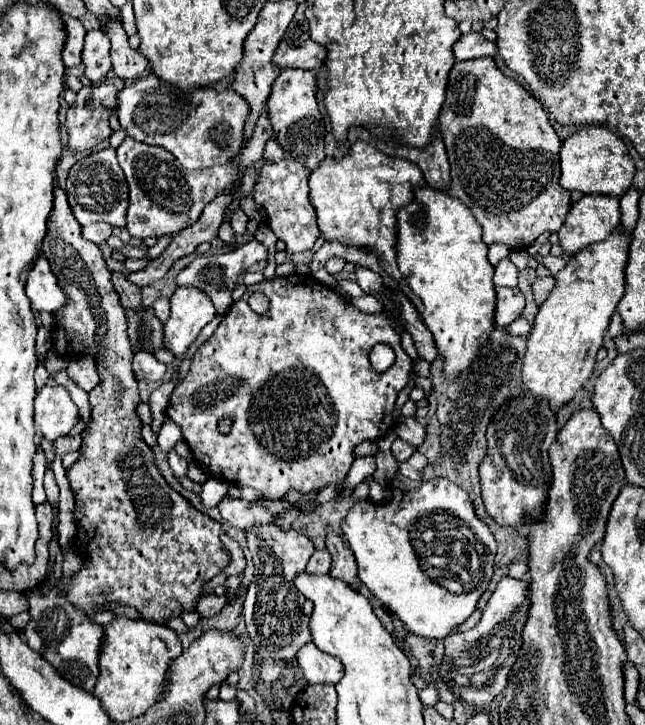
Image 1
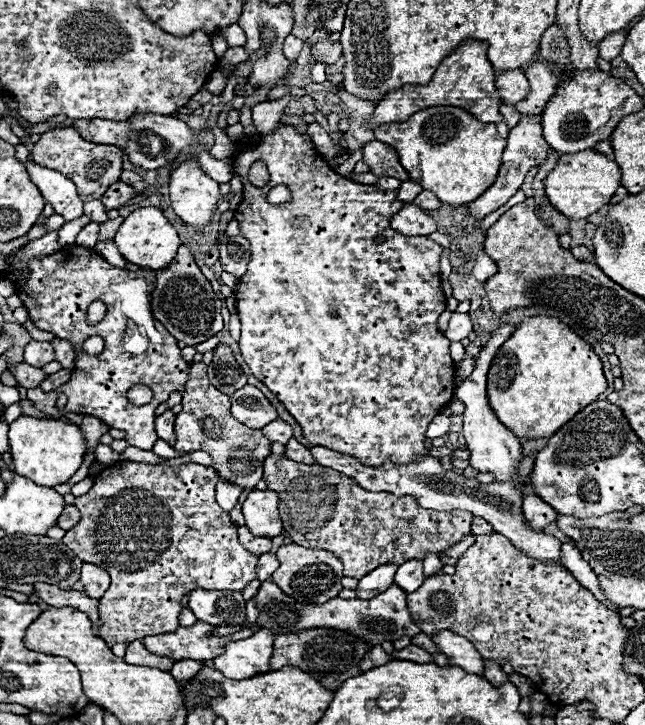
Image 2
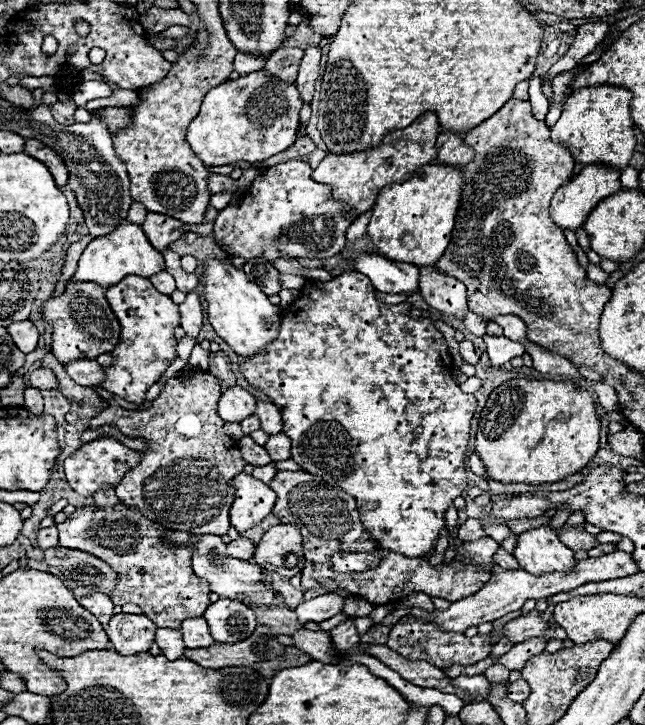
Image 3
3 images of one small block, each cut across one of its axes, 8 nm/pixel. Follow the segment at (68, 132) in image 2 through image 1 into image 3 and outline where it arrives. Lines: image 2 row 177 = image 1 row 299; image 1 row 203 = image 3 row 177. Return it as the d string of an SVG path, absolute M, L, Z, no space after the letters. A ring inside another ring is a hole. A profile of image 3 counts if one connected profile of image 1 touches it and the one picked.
M26 140L24 152L30 154L32 158L44 162L48 166L48 170L52 172L52 176L54 176L54 180L56 180L58 186L64 186L68 182L68 170L64 166L62 158L52 148L48 148L46 144L42 144L40 140Z

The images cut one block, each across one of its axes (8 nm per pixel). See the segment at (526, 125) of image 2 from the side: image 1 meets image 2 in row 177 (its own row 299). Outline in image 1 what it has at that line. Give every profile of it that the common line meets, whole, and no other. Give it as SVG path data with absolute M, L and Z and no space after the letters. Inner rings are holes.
M496 288L496 324L508 326L524 312L526 300L518 288Z

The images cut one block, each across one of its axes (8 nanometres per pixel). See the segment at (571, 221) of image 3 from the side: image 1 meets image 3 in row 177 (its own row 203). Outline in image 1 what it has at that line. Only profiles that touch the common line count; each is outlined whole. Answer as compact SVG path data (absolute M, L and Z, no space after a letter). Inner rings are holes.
M584 196L572 204L572 210L558 232L560 248L568 258L594 242L606 240L620 226L620 200L596 196Z

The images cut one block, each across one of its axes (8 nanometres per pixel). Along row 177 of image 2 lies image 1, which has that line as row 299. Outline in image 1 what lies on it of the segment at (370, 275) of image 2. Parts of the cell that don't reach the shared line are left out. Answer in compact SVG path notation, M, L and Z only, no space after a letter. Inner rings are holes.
M292 274L292 276L286 276L286 278L272 278L272 280L264 280L260 284L248 286L248 290L244 292L244 296L230 306L230 310L226 312L226 316L222 320L222 324L218 326L218 330L192 356L190 370L188 370L186 378L176 386L176 390L170 396L170 402L168 402L168 408L166 408L166 416L174 424L180 426L182 436L184 436L184 442L192 450L194 462L208 476L212 476L216 480L222 480L222 482L228 482L228 484L236 484L236 486L250 486L250 488L258 490L262 496L266 496L268 500L282 500L284 502L284 496L286 496L286 492L290 488L298 490L300 494L306 494L306 492L312 492L312 490L322 490L326 484L334 484L336 488L342 486L342 480L344 480L346 472L350 470L350 466L354 462L354 446L360 444L360 442L364 442L364 440L382 438L394 426L392 410L394 410L394 404L396 404L396 398L398 398L400 390L408 384L410 370L412 370L412 360L402 350L400 336L398 336L398 332L394 332L392 322L390 322L390 318L386 314L364 314L364 312L360 312L356 308L346 306L344 298L340 294L336 294L332 288L320 284L314 278L310 282L310 276L308 274L302 274L302 276ZM254 292L264 292L270 298L270 308L268 308L266 314L256 314L256 312L250 310L248 296L254 294ZM378 342L384 342L384 344L392 346L394 352L396 352L394 366L388 368L382 374L374 372L370 368L370 362L368 362L368 354L370 354L370 350ZM222 418L230 418L232 420L232 430L228 434L222 434L218 430L218 422Z

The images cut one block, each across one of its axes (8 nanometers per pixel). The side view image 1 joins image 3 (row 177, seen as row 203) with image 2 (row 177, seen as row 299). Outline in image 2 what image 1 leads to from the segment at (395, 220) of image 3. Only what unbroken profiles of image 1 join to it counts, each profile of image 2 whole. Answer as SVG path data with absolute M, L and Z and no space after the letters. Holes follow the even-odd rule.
M450 106L424 108L408 122L384 124L376 128L374 134L376 140L396 148L400 164L406 168L412 182L434 192L440 202L452 206L470 204L492 186L506 146L506 138L498 134L496 124L478 122L466 110Z

